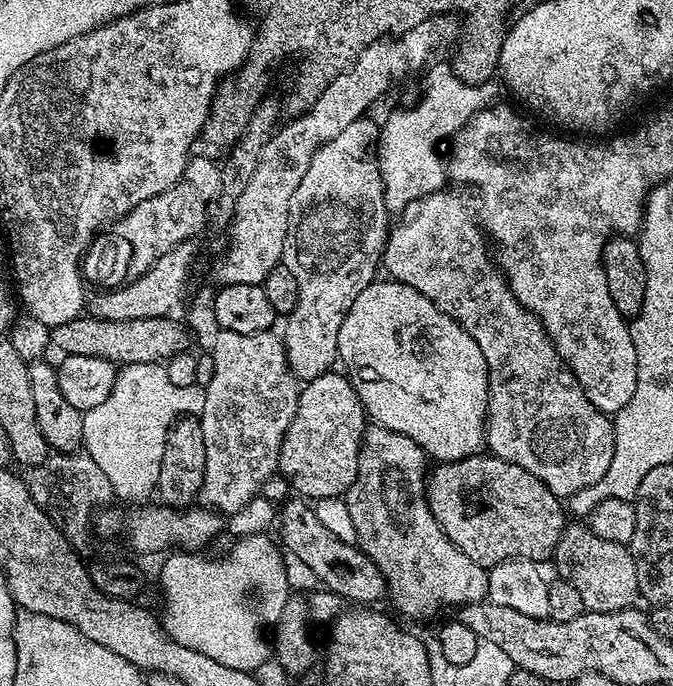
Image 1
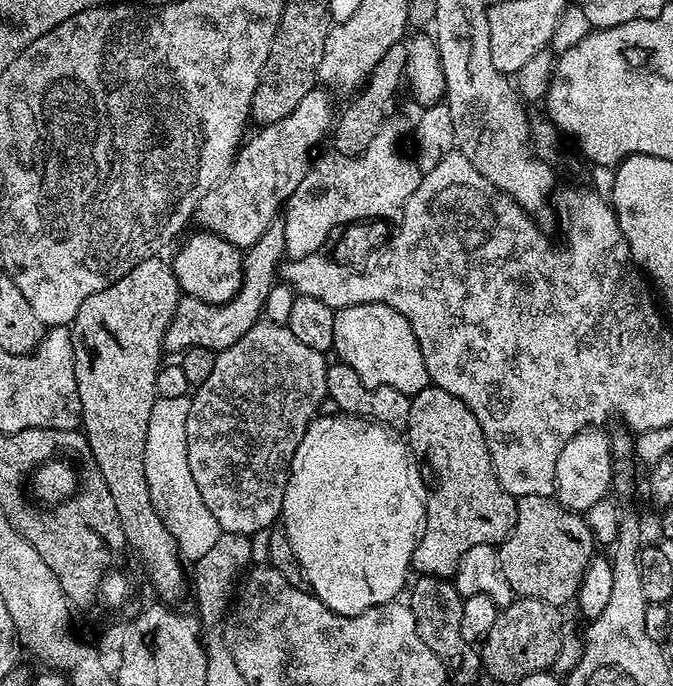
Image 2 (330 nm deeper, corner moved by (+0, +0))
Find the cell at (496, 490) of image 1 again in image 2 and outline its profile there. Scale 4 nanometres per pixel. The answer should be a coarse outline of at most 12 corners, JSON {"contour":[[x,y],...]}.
{"contour":[[450,390],[411,397],[406,440],[436,497],[412,555],[455,577],[516,524],[478,418]]}

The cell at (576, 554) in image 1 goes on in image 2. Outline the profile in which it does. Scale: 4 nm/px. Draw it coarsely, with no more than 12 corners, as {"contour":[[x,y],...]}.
{"contour":[[516,501],[498,545],[517,597],[575,601],[594,555],[587,519]]}

